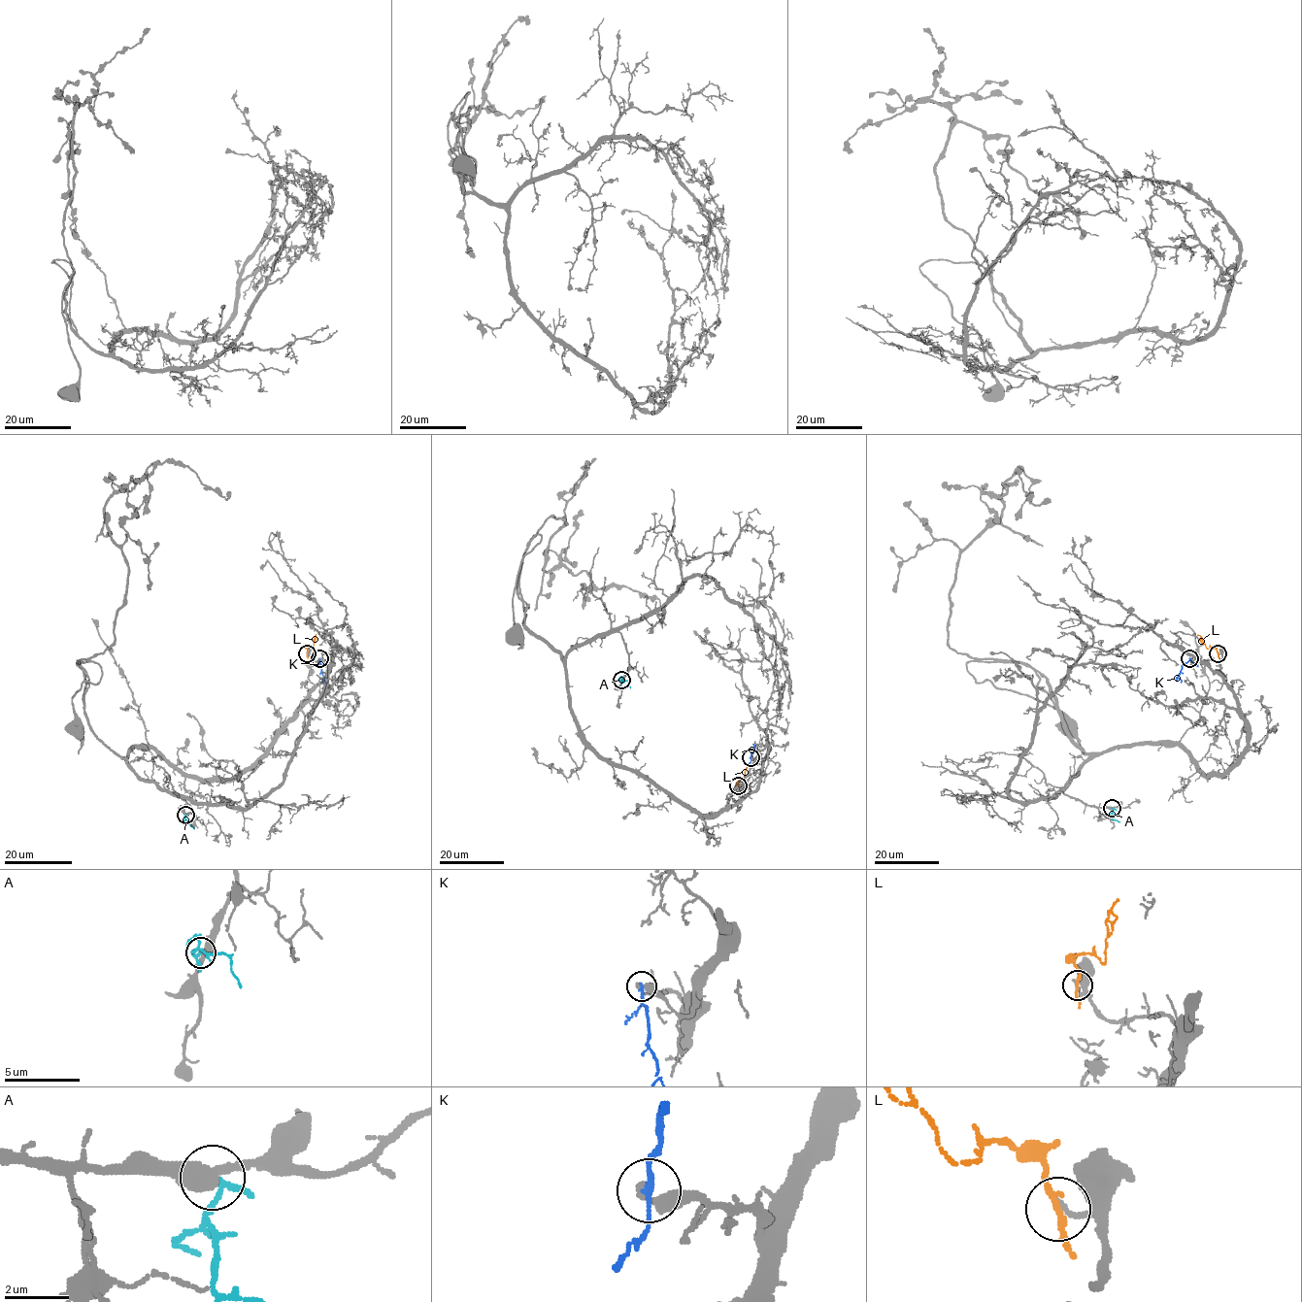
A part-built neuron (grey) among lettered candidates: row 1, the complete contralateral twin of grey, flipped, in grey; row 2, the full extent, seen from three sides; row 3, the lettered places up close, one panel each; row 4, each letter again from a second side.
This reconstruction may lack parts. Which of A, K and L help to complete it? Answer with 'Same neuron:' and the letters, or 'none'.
Same neuron: K

